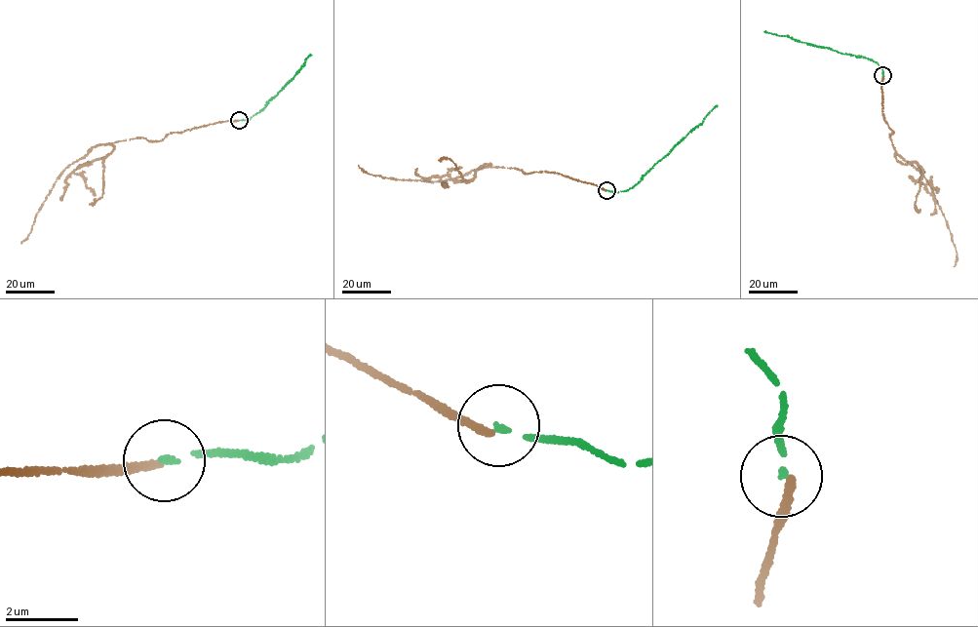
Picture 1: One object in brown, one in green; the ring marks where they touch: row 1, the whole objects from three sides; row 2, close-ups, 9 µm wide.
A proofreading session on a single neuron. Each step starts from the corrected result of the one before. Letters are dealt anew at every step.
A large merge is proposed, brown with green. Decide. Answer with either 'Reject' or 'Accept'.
Reject

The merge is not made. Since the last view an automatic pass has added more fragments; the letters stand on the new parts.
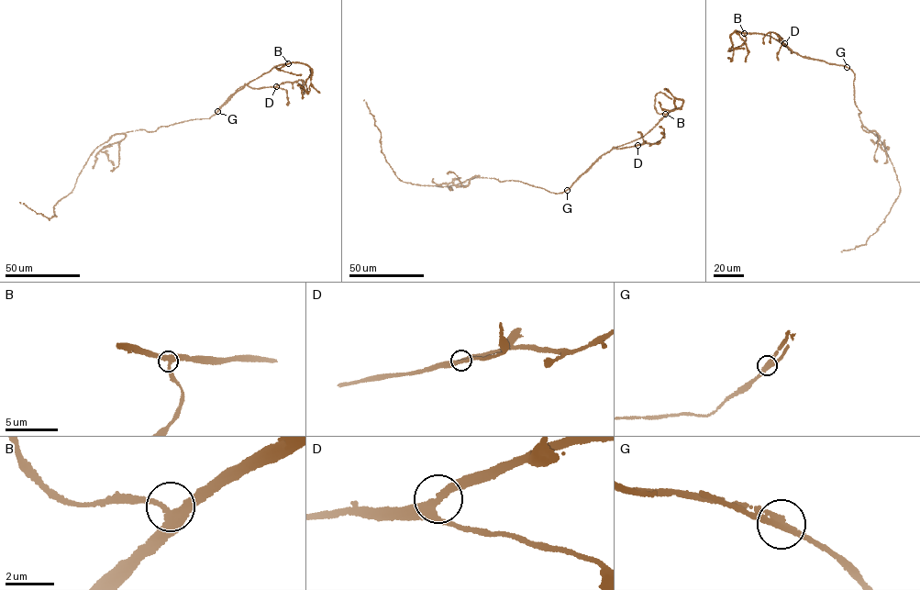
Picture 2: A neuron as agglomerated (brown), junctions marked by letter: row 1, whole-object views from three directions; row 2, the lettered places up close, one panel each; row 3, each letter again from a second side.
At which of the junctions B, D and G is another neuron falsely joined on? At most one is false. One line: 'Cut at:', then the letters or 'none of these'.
Cut at: G

